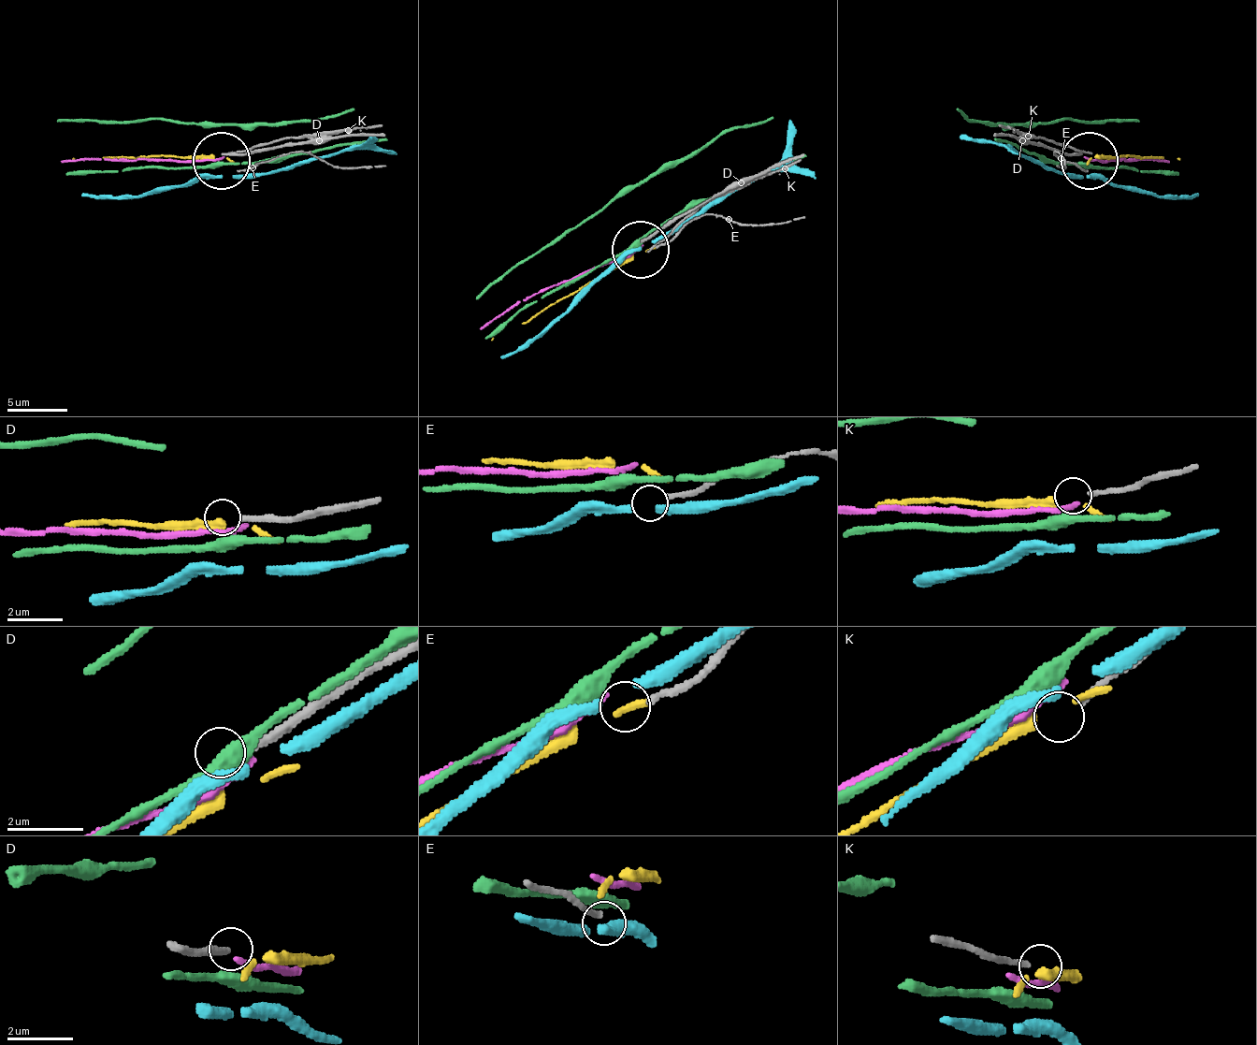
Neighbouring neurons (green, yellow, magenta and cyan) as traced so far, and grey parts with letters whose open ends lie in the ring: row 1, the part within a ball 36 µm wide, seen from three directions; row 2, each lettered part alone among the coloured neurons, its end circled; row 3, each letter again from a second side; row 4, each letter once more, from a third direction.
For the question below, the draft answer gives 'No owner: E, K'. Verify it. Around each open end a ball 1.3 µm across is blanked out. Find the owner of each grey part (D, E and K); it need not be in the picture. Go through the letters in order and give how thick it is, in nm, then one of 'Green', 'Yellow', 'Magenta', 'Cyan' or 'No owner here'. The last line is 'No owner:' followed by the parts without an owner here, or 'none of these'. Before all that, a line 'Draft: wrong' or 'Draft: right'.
Draft: wrong
D: Thickness 240 nm. No owner here
E: Thickness 140 nm. No owner here
K: Thickness 140 nm. No owner here
No owner: D, E, K

